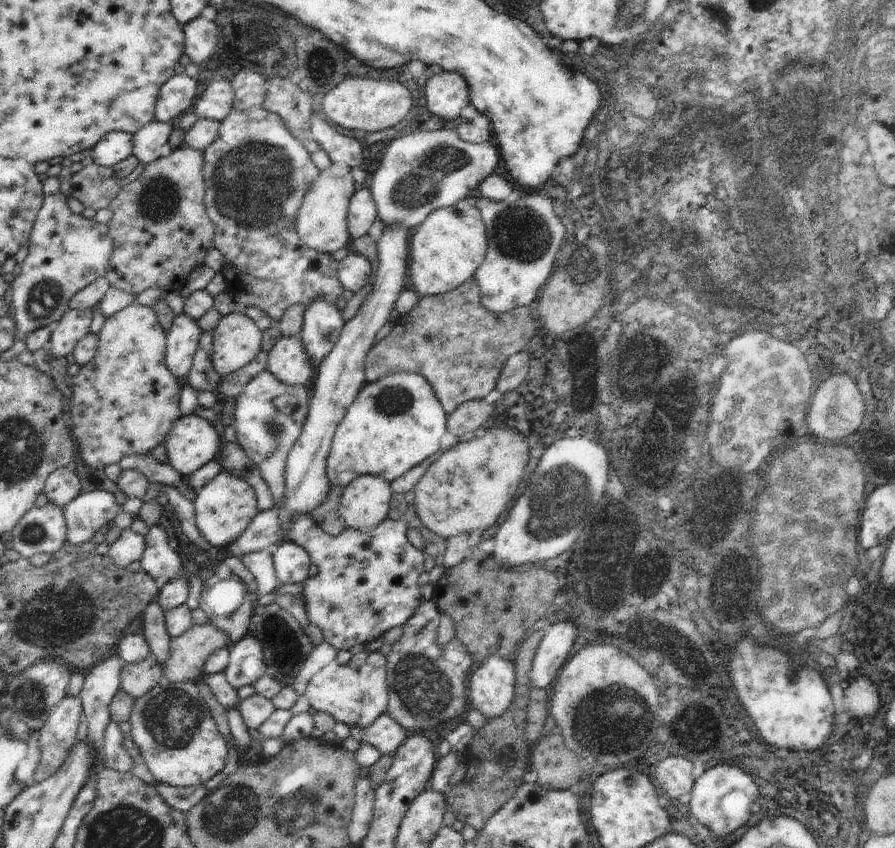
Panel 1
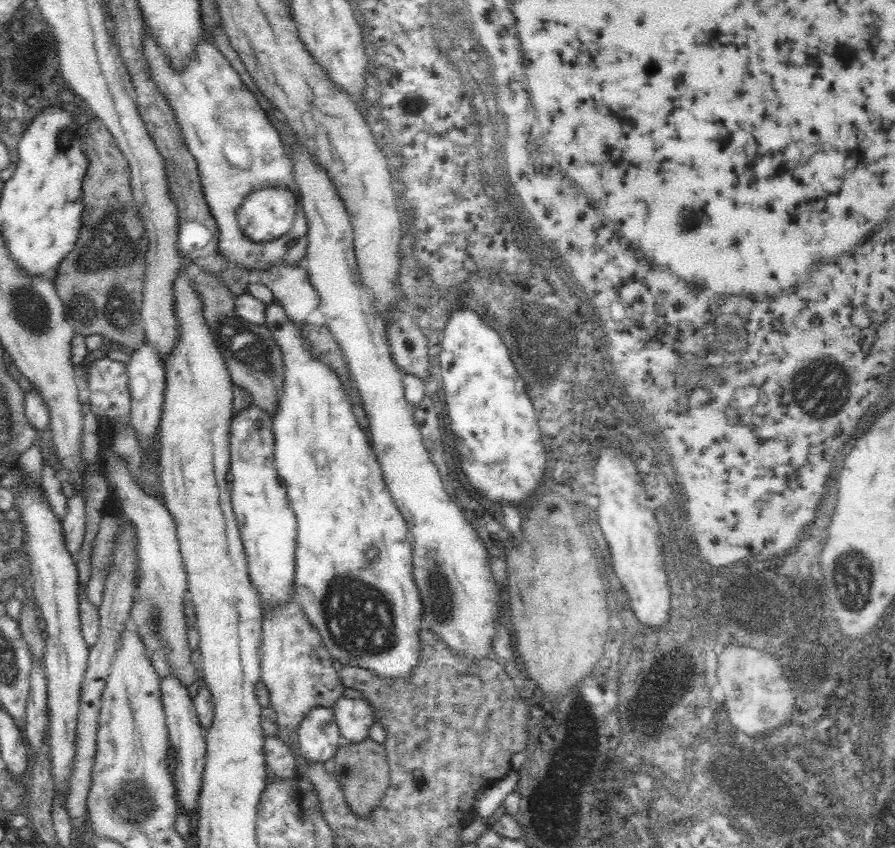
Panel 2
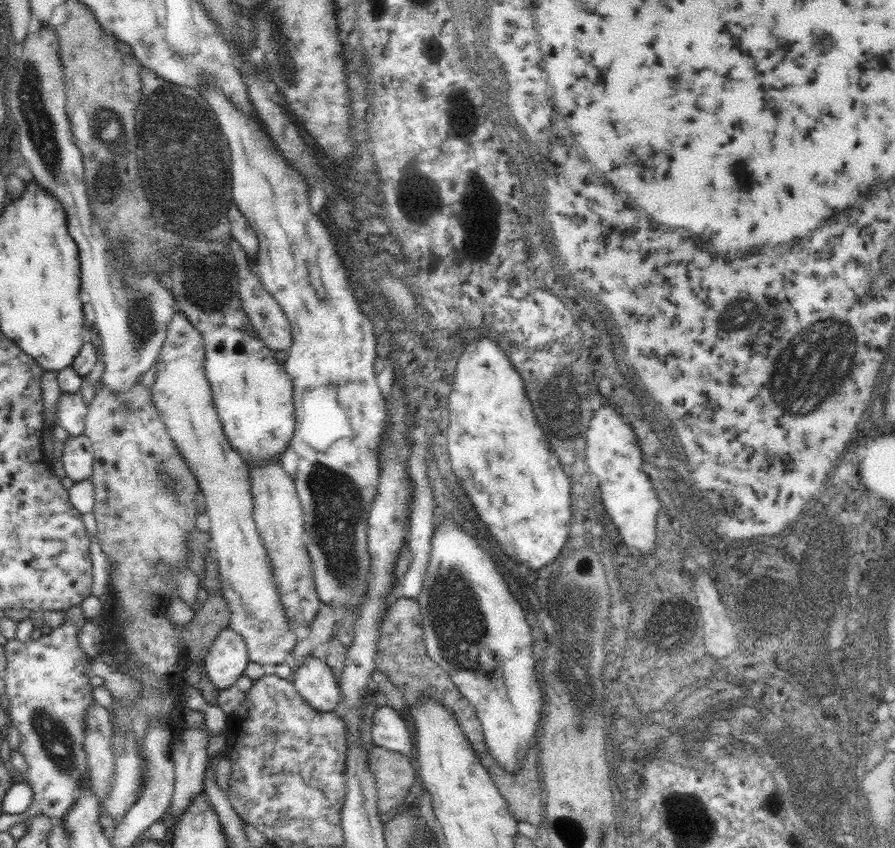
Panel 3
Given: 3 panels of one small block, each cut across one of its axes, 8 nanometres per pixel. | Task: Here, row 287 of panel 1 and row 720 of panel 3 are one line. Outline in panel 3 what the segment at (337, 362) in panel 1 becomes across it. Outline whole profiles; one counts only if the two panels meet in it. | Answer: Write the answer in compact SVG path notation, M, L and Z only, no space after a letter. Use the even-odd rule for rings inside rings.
M378 707L373 715L372 739L376 745L388 750L400 751L414 758L415 745L410 739L410 730L406 727L403 715L394 707Z

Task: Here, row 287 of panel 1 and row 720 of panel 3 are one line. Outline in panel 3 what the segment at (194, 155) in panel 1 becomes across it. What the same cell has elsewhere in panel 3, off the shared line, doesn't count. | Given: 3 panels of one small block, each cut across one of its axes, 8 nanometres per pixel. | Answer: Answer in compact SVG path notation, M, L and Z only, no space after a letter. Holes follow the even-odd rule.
M135 384L133 388L126 389L126 391L112 391L108 386L98 385L98 390L95 392L94 399L92 403L87 408L87 416L85 421L85 429L83 430L84 434L92 442L93 448L93 476L91 477L92 485L94 486L95 491L95 506L93 508L93 513L97 522L97 536L100 538L100 546L102 547L103 553L107 556L107 559L112 563L112 572L110 573L110 580L112 582L112 588L114 588L114 600L118 602L120 606L120 615L117 618L116 622L109 621L109 631L106 633L107 639L107 652L105 656L107 662L114 670L114 672L122 672L122 674L128 674L132 678L136 678L136 682L142 684L142 695L136 699L136 703L118 703L114 701L112 705L112 718L114 718L114 728L116 730L124 730L132 736L136 736L136 752L139 756L142 757L142 782L140 782L140 792L139 796L144 790L144 784L146 784L146 774L148 774L148 759L144 758L144 740L146 740L146 732L150 728L150 720L158 720L162 722L164 728L168 728L172 734L178 734L178 730L182 733L184 730L187 730L184 724L183 719L183 710L185 706L182 705L182 693L181 688L184 686L179 686L182 681L182 676L184 676L184 664L187 662L186 657L180 654L180 636L183 636L184 625L176 625L172 620L170 620L170 614L168 614L168 608L170 608L170 600L172 596L176 594L178 596L178 577L176 575L170 575L166 577L164 573L158 571L158 564L166 564L170 570L184 570L184 568L189 568L188 558L190 558L190 547L188 547L188 534L190 530L196 527L196 516L198 516L198 499L201 496L201 489L198 485L197 477L194 475L194 472L189 468L182 451L176 447L172 435L168 433L168 427L166 427L165 421L161 418L161 413L158 411L158 408L153 403L153 393L151 388L146 388L144 384Z

